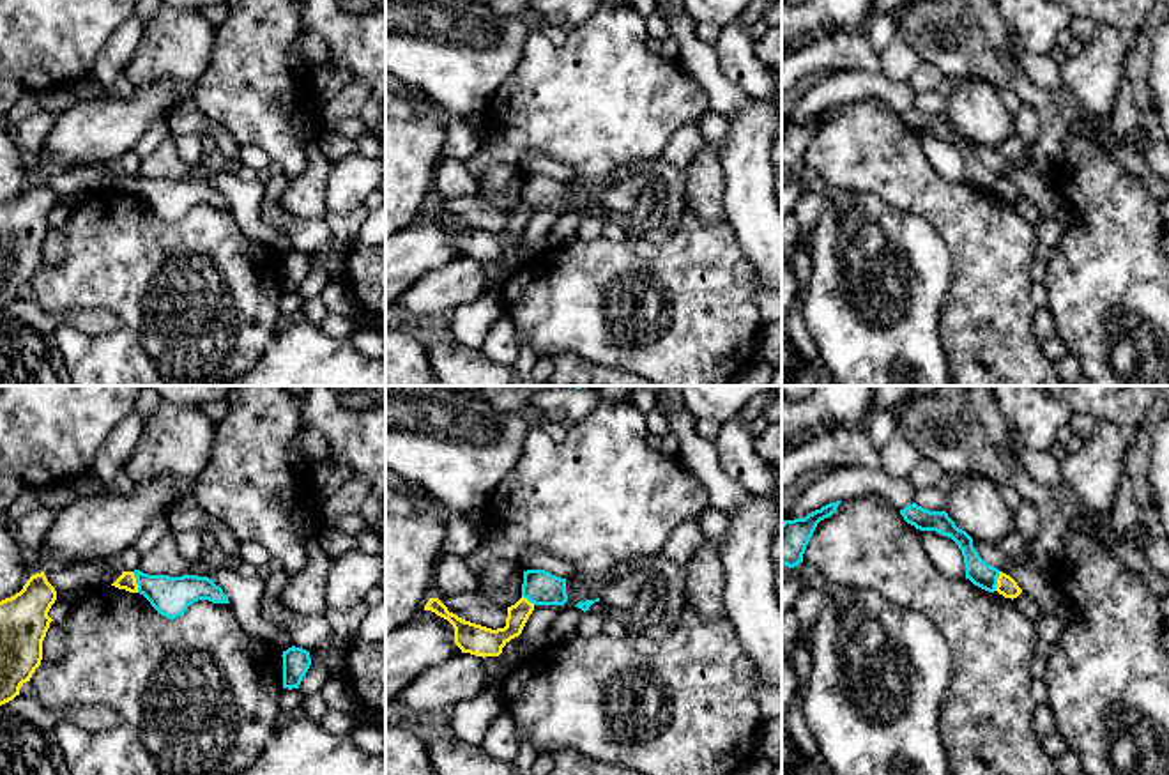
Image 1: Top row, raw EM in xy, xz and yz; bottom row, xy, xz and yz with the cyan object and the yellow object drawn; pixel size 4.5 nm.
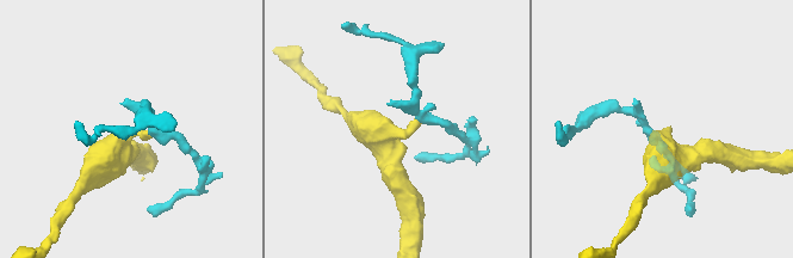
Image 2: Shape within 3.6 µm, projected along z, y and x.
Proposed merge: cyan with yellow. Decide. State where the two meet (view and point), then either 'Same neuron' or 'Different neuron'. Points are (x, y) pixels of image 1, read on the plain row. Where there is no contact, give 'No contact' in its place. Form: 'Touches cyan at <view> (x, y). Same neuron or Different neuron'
Touches cyan at xy (137, 186). Different neuron

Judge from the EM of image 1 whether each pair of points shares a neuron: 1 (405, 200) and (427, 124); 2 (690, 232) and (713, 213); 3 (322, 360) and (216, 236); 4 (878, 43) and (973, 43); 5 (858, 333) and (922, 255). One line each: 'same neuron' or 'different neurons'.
1: same neuron
2: different neurons
3: different neurons
4: different neurons
5: same neuron

